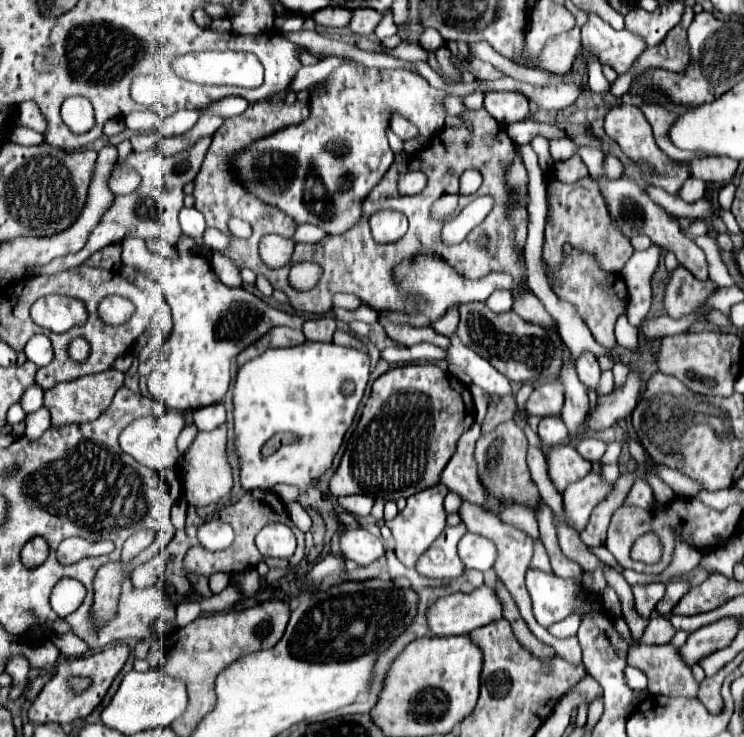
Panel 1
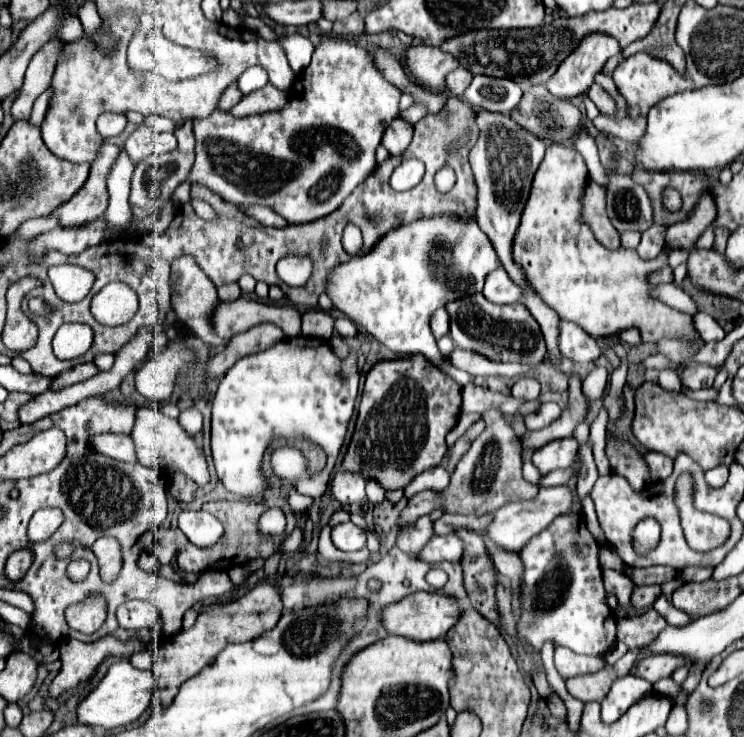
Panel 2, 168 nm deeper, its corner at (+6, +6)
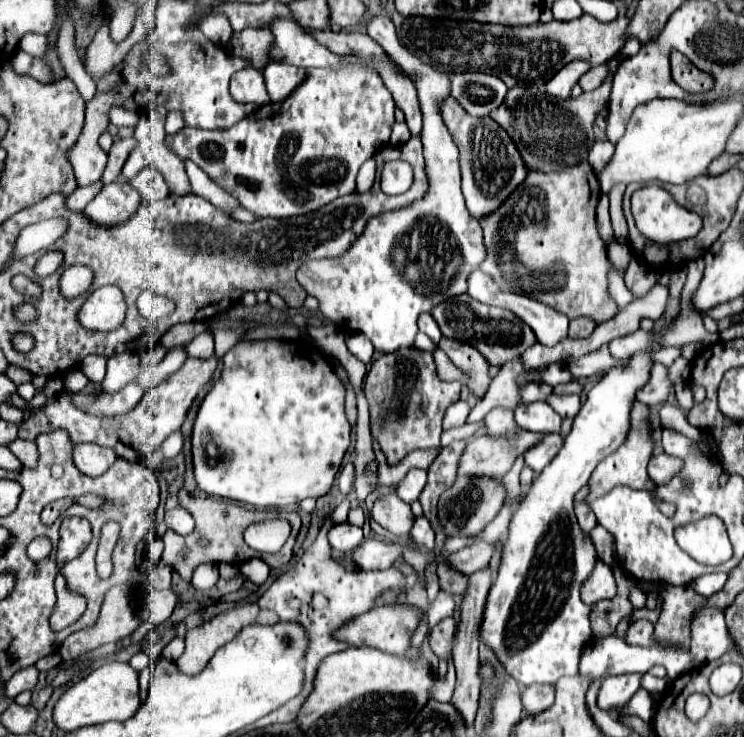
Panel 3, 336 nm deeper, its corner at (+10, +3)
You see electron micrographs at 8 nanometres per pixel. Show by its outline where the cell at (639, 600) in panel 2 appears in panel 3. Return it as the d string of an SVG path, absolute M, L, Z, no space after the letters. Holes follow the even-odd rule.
M618 577L618 595L614 599L606 601L596 601L592 605L592 615L590 615L590 625L592 625L592 635L594 639L608 637L616 633L616 625L624 615L632 613L632 603L628 601L628 591L630 591L632 579L628 577Z

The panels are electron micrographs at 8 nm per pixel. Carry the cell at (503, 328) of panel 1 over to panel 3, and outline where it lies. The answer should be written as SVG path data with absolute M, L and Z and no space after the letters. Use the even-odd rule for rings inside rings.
M468 293L456 295L452 299L446 299L444 303L436 305L430 315L438 323L444 337L452 337L464 343L472 343L480 353L486 355L490 365L502 365L508 359L514 359L516 355L522 355L530 345L536 343L534 331L516 315L510 311L504 311L500 307L484 305L476 299L472 299Z

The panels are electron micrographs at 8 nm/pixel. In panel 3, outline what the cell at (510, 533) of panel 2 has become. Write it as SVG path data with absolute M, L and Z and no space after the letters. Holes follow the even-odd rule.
M478 541L476 545L470 545L470 547L464 547L456 553L452 553L448 557L448 565L462 573L462 575L470 575L482 567L488 565L490 561L490 555L494 551L494 545L492 543L484 543L484 541Z

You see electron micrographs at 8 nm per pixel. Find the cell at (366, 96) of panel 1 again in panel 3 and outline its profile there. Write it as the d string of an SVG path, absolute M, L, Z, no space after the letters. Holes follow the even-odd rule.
M358 67L340 71L316 69L308 71L306 81L286 101L262 105L230 129L204 131L184 127L176 135L166 137L166 147L182 161L194 161L218 187L236 197L252 215L284 219L316 211L342 195L354 193L360 165L388 145L394 125L394 107L394 99L376 71Z

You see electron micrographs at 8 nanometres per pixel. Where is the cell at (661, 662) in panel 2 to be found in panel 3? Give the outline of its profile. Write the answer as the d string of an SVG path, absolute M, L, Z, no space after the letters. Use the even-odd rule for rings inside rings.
M642 675L606 677L598 691L598 707L610 713L620 711L620 707L624 707L632 699L632 695L638 691L640 677Z

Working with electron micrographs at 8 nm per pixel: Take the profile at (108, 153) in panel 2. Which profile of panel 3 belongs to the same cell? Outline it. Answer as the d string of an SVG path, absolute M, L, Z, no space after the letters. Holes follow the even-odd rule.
M133 136L121 139L113 143L110 151L108 152L108 160L104 175L102 175L102 183L112 183L118 179L124 161L129 156L130 151L136 146L137 142Z

